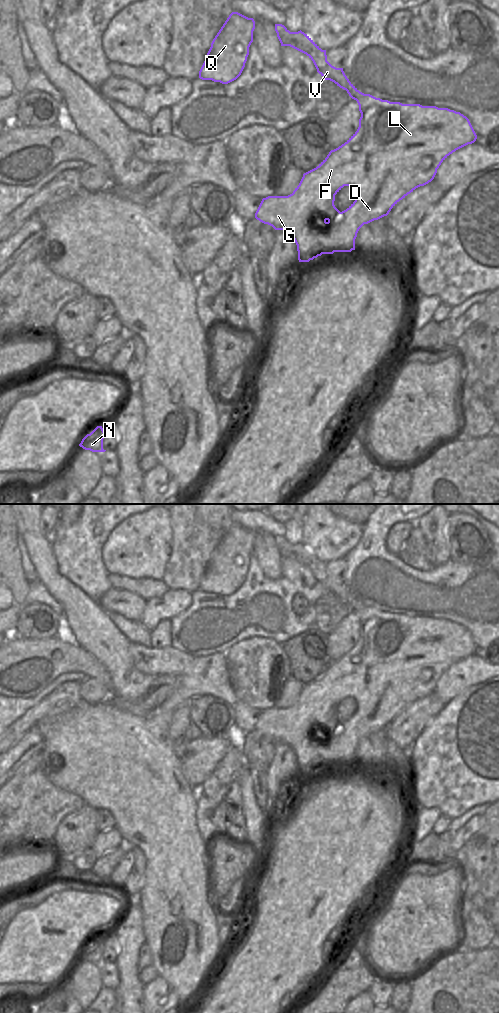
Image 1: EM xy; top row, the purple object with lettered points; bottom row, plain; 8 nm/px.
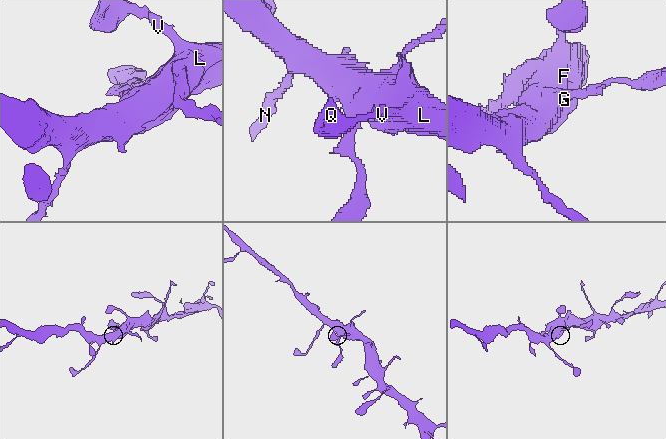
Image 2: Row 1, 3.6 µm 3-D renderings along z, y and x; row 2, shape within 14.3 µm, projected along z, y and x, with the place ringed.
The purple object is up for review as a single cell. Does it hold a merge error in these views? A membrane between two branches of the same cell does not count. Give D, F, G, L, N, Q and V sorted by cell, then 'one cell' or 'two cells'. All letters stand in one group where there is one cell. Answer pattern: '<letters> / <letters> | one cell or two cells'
D F G L N Q V | one cell

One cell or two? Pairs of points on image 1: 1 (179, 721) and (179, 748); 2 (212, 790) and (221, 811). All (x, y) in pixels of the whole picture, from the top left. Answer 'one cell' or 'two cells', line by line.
1: one cell
2: two cells

